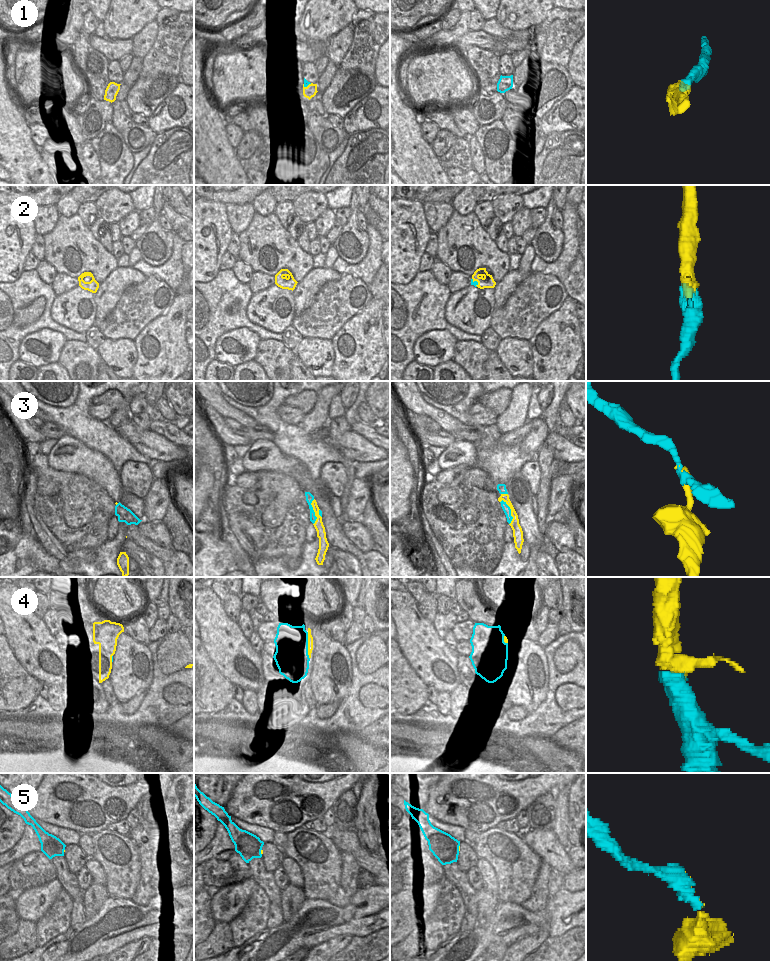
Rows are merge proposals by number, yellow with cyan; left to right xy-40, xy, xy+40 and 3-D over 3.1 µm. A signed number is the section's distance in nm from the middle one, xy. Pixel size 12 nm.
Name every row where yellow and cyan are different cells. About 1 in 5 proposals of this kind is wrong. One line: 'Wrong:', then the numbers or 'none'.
Wrong: 3

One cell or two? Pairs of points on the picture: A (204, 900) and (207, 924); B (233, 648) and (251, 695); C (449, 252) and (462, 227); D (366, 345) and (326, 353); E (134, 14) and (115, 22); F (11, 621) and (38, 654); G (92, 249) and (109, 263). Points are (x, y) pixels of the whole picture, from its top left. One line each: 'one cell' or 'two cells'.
A: one cell
B: two cells
C: one cell
D: two cells
E: one cell
F: one cell
G: one cell

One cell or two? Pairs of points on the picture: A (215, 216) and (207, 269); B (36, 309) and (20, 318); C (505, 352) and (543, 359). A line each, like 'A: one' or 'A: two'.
A: one
B: one
C: two

